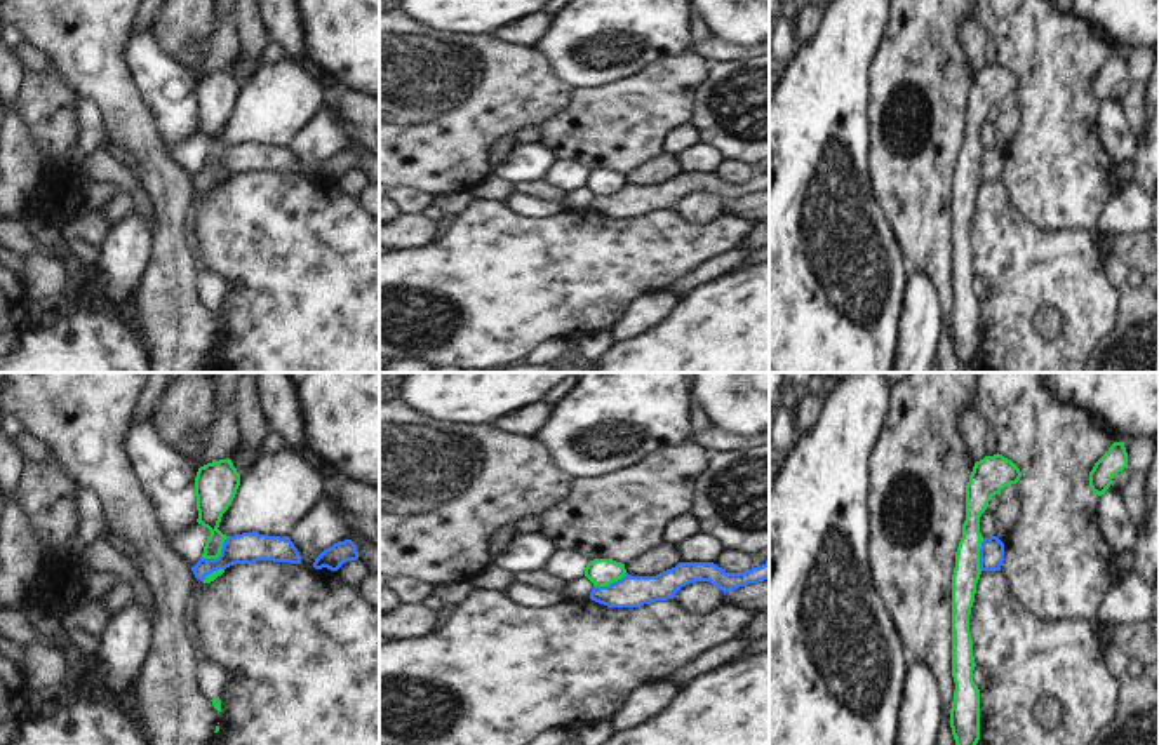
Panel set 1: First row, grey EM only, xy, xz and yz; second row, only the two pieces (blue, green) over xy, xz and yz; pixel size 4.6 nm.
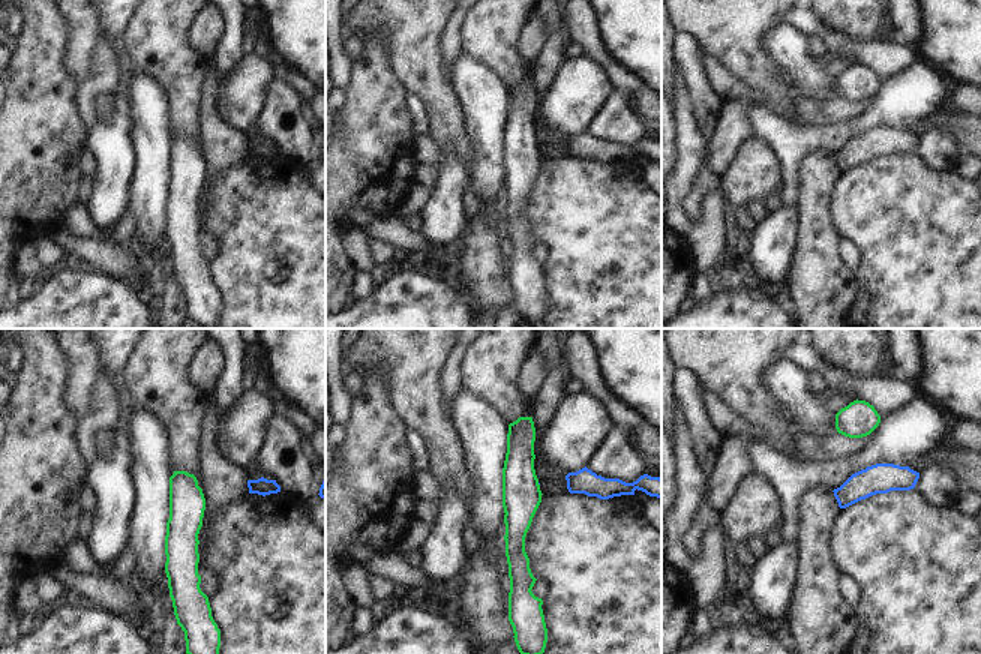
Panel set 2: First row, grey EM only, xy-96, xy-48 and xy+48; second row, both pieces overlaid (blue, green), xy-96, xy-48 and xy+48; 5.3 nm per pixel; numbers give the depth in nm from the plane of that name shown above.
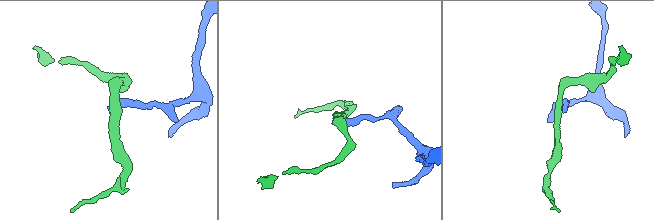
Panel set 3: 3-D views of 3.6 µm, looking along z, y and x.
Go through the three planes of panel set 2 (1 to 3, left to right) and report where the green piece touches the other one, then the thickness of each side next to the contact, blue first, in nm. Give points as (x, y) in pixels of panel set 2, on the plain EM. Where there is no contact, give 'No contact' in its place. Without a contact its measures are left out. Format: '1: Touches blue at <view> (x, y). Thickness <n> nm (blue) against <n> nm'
1: No contact
2: No contact
3: No contact

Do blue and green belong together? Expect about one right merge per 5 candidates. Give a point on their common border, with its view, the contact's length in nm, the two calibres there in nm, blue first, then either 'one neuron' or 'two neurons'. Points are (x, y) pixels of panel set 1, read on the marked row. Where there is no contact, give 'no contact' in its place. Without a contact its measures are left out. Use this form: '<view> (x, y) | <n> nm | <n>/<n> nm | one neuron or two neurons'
xy (221, 554) | 160 nm | 140/150 nm | two neurons

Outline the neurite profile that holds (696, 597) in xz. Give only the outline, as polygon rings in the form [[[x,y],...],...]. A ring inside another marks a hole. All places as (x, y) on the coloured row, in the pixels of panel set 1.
[[[694,581],[682,587],[673,601],[689,613],[701,614],[717,607],[724,599],[724,592],[710,581]]]

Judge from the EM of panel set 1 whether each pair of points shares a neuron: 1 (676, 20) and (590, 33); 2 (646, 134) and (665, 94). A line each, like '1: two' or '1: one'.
1: one
2: one

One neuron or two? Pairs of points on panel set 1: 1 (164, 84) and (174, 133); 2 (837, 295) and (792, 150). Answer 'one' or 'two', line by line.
1: one
2: one

